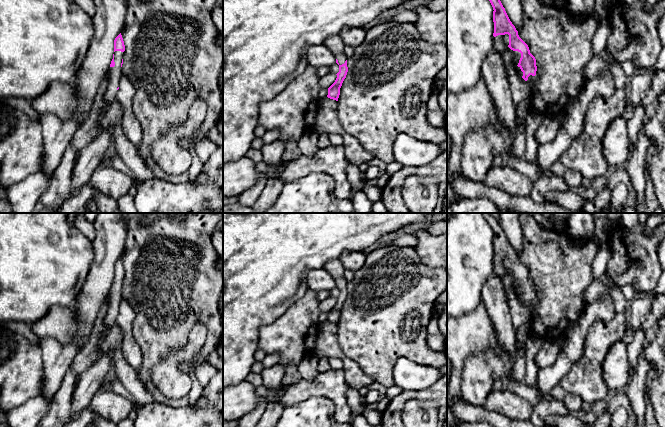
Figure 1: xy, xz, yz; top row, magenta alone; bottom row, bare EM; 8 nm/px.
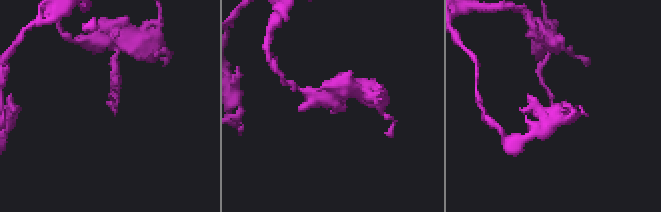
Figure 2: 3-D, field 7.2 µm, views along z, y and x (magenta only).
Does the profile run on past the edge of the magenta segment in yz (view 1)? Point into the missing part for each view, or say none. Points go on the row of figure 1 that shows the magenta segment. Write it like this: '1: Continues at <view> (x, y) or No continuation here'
1: Continues at yz (501, 42)

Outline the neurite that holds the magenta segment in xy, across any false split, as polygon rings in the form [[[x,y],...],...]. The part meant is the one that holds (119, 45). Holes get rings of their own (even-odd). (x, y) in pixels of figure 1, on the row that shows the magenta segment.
[[[121,33],[114,40],[114,54],[110,64],[109,78],[107,83],[107,90],[104,95],[104,104],[101,108],[98,117],[98,125],[101,126],[102,119],[109,107],[115,100],[117,90],[119,89],[119,80],[122,75],[123,56],[125,45]]]

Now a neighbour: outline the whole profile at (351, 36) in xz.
[[[343,27],[339,33],[346,46],[355,48],[362,44],[366,38],[366,30],[362,27]]]

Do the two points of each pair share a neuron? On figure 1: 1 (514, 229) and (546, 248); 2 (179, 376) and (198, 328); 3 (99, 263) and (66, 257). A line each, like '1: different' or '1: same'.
1: different
2: same
3: different

